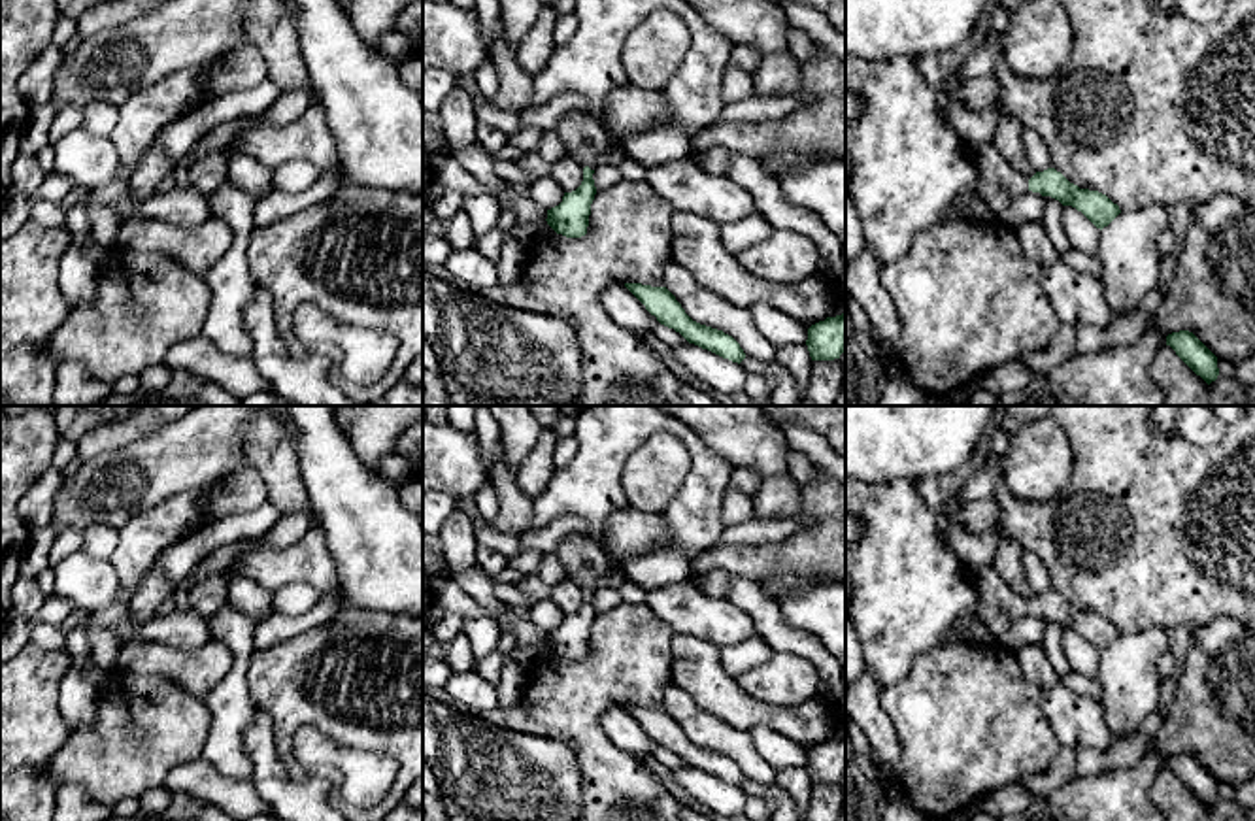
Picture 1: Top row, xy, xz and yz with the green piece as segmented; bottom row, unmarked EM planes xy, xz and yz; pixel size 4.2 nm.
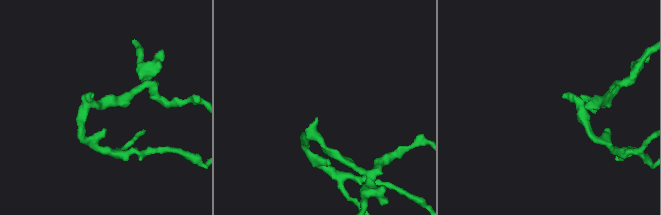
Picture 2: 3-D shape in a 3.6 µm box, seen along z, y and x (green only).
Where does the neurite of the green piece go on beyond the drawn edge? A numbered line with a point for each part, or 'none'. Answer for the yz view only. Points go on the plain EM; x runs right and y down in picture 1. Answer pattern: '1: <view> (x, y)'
1: yz (999, 606)

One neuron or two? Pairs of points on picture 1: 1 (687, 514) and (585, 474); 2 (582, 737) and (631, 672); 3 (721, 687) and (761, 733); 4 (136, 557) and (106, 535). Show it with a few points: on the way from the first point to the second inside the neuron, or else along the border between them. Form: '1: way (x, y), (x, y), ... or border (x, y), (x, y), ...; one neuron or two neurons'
1: way (699, 470), (697, 448), (674, 425), (629, 431); one neuron
2: way (582, 720), (614, 686); one neuron
3: border (748, 731), (767, 725), (797, 744); two neurons
4: border (119, 531), (119, 542), (108, 561); two neurons

